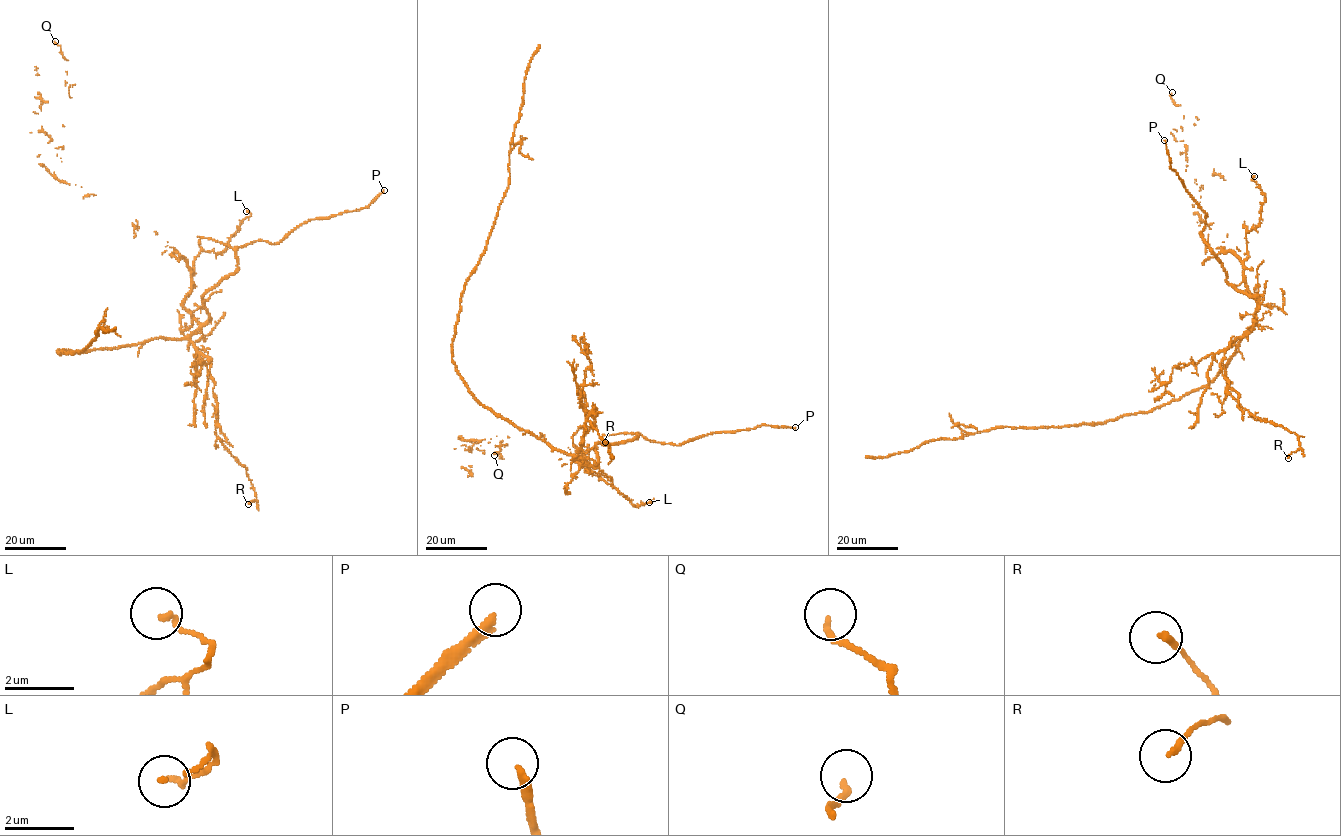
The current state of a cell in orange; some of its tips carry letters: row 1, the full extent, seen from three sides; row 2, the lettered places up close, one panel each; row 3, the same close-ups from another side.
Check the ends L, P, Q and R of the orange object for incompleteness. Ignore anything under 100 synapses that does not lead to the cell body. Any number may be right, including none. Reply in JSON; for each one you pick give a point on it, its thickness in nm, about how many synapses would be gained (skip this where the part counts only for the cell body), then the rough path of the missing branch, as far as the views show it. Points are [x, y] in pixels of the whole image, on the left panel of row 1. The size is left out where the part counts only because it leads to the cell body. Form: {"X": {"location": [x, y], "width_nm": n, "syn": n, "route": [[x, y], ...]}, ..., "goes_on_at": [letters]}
{"P": {"location": [384, 190], "width_nm": 240, "syn": 450}, "goes_on_at": ["P"]}

